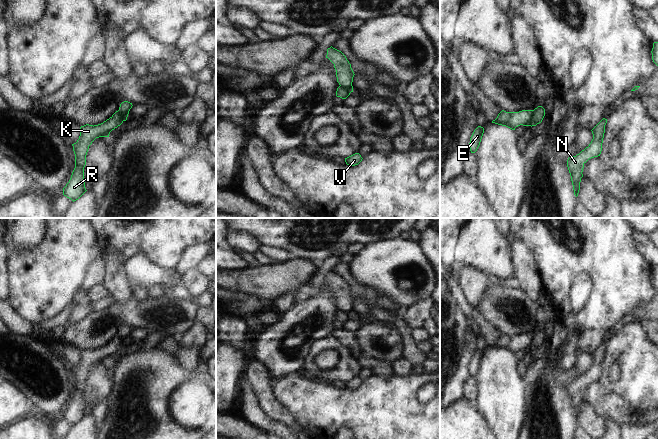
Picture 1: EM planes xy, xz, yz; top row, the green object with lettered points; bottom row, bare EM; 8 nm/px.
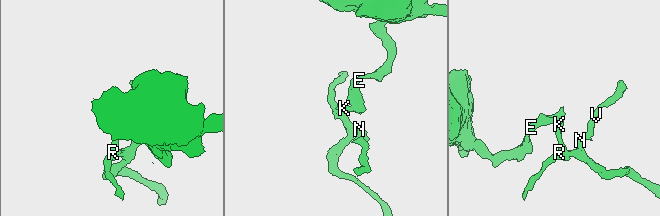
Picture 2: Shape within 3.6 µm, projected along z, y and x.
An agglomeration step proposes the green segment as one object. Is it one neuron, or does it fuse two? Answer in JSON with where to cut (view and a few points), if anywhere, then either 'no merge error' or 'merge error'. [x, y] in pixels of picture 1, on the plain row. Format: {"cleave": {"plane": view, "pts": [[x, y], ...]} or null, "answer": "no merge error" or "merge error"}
{"cleave": {"plane": "yz", "pts": [[534, 334], [529, 349]]}, "answer": "merge error"}

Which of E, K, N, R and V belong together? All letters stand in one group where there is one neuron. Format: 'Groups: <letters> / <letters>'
Groups: E / K N R V.

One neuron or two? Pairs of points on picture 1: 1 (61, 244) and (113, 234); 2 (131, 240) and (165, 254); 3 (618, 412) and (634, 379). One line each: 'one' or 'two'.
1: two
2: one
3: two

